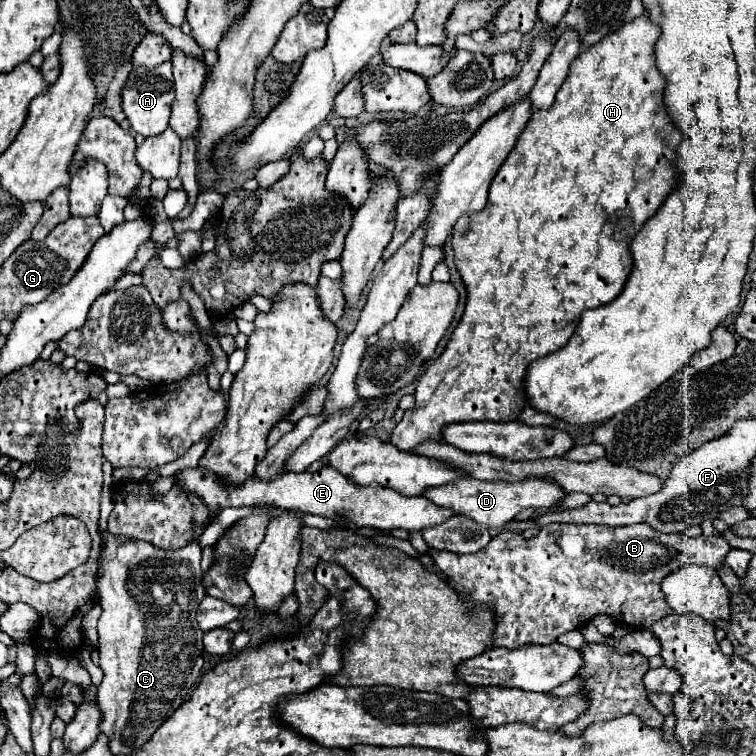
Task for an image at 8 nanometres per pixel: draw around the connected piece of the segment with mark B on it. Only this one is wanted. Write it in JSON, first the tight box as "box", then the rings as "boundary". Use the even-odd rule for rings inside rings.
{"box":[430,523,730,649],"boundary":[[[552,523],[540,529],[540,533],[532,539],[524,539],[522,533],[502,531],[492,537],[490,543],[476,553],[470,555],[454,555],[450,551],[434,551],[430,549],[430,557],[442,569],[448,583],[462,593],[462,601],[468,609],[474,605],[488,605],[496,611],[496,629],[492,647],[518,649],[522,645],[550,645],[562,633],[578,629],[584,621],[594,619],[600,613],[614,617],[630,627],[648,629],[652,623],[660,621],[668,615],[668,605],[660,591],[660,581],[682,565],[696,563],[718,567],[730,545],[724,537],[688,537],[684,533],[658,533],[650,525],[626,525],[626,527],[606,527],[606,525],[572,525],[572,523]],[[572,535],[580,537],[582,549],[574,549],[574,553],[566,553],[560,547],[560,539]]]}

